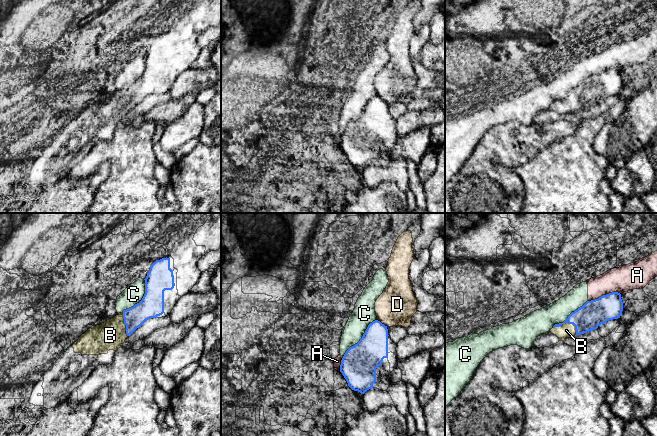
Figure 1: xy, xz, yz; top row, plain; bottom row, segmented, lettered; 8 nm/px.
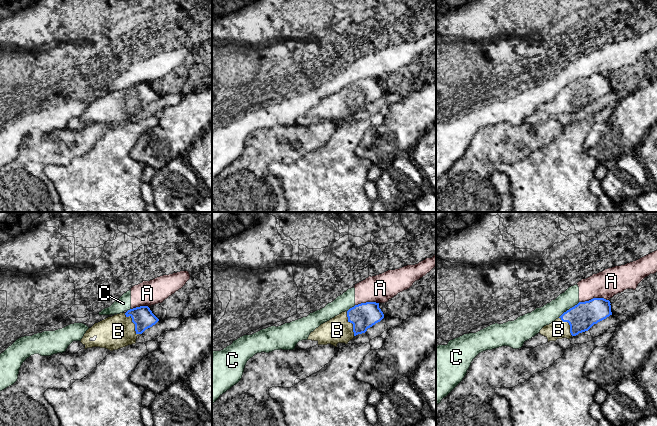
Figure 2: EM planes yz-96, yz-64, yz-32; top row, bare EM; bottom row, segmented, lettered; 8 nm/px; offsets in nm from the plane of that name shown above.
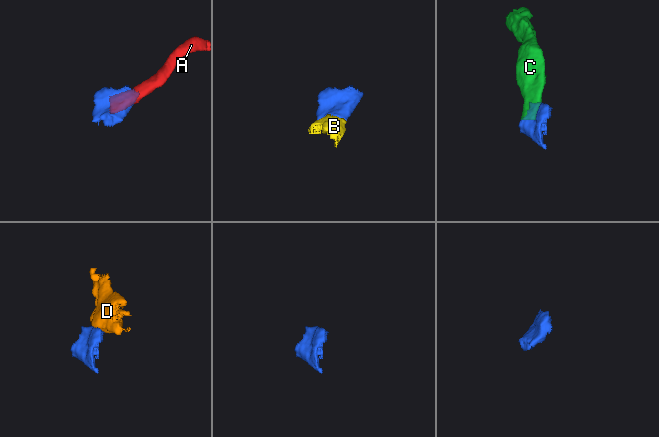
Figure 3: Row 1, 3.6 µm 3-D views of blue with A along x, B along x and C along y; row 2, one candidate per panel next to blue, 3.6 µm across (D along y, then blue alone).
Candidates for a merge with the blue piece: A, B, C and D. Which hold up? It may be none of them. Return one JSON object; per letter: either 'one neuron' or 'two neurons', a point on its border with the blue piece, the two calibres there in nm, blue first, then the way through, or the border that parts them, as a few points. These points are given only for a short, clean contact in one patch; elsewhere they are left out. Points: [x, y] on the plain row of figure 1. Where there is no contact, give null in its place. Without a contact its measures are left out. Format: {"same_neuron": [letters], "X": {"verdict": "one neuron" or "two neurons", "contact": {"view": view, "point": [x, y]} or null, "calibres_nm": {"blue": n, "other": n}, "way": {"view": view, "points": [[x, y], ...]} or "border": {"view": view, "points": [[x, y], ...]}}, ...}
{"same_neuron": ["B"], "A": {"verdict": "two neurons", "contact": {"view": "yz", "point": [604, 71]}, "calibres_nm": {"blue": 220, "other": 200}}, "B": {"verdict": "one neuron", "contact": {"view": "yz", "point": [568, 98]}, "calibres_nm": {"blue": 220, "other": 120}}, "C": {"verdict": "two neurons", "contact": {"view": "xz", "point": [361, 114]}, "calibres_nm": {"blue": 280, "other": 180}, "border": {"view": "xz", "points": [[376, 95], [368, 101], [362, 113], [343, 132]]}}, "D": {"verdict": "two neurons", "contact": {"view": "xz", "point": [381, 99]}, "calibres_nm": {"blue": 240, "other": 300}, "border": {"view": "xz", "points": [[377, 95], [387, 102]]}}}

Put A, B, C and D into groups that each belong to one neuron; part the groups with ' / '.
A C / B / D

